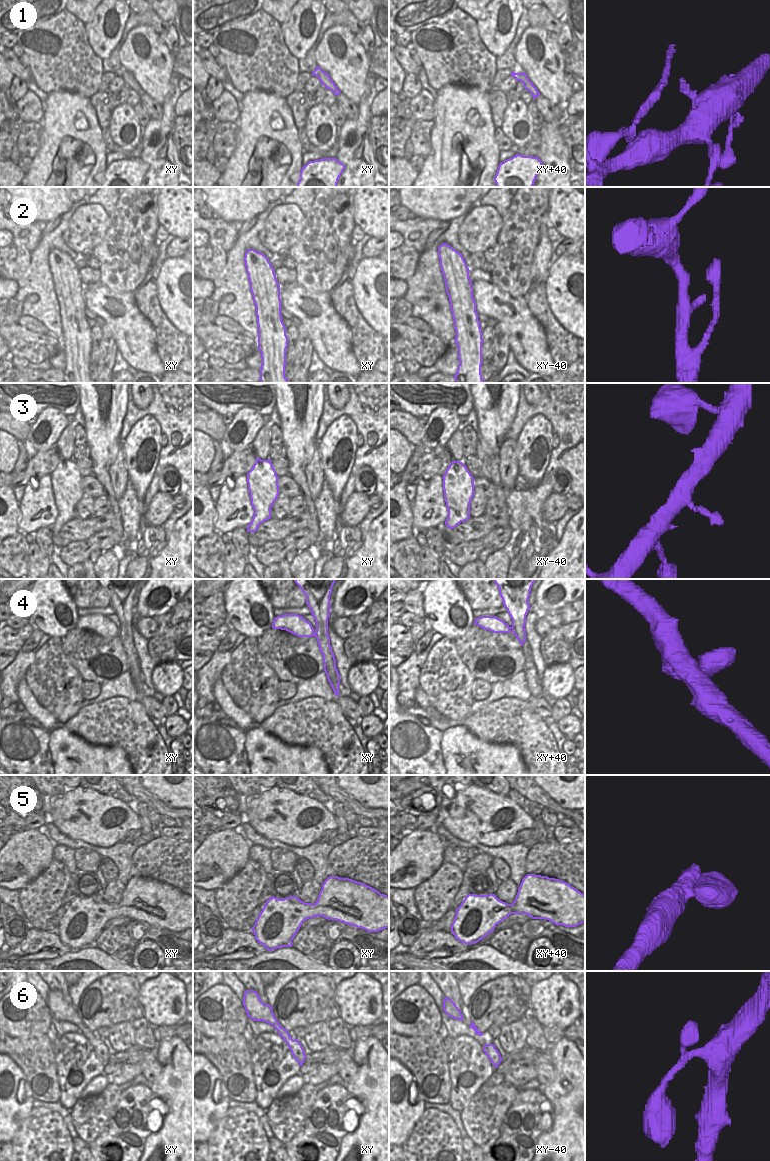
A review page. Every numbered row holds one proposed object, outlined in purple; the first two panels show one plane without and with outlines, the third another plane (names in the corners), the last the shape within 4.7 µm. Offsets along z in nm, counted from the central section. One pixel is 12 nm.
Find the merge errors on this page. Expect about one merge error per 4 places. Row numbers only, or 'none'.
1

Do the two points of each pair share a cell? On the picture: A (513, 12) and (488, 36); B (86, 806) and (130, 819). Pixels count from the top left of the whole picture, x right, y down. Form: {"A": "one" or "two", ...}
{"A": "one", "B": "one"}

